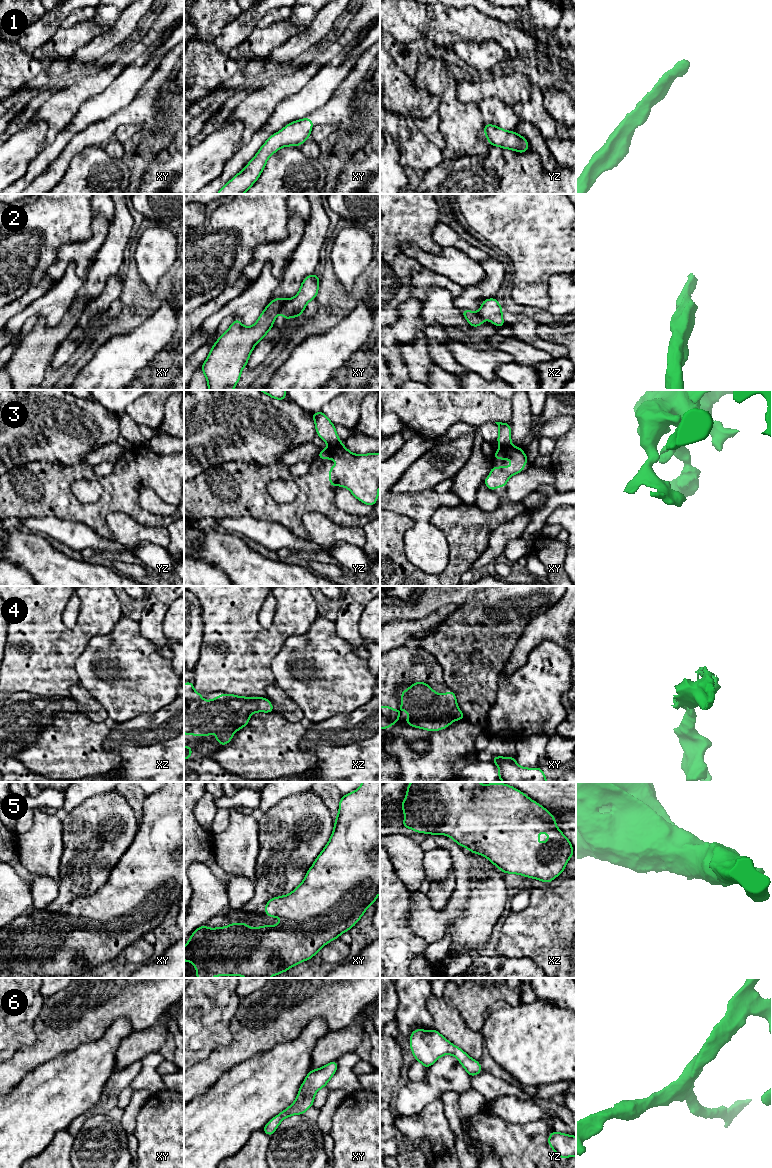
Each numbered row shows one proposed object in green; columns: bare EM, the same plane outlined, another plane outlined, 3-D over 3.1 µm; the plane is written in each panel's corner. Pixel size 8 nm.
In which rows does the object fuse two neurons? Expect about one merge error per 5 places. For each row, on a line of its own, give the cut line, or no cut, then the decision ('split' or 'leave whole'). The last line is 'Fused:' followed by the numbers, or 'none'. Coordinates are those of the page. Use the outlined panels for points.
1: cut none; leave whole
2: cut xy (287, 300), (280, 309); split
3: cut yz (341, 443), (329, 446); split
4: cut none; leave whole
5: cut none; leave whole
6: cut none; leave whole
Fused: 2, 3

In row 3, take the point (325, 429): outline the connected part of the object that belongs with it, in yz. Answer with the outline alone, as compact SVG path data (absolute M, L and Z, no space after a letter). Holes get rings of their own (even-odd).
M323 411L317 413L310 413L316 425L316 433L321 437L329 446L338 446L341 443L335 425L325 416Z

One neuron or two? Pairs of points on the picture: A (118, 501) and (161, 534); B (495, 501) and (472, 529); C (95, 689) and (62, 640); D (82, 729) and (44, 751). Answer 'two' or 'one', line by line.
A: two
B: two
C: two
D: one

